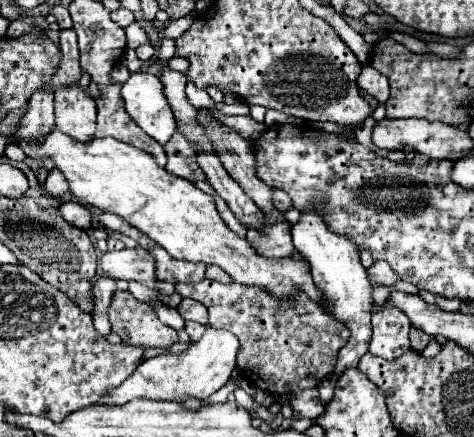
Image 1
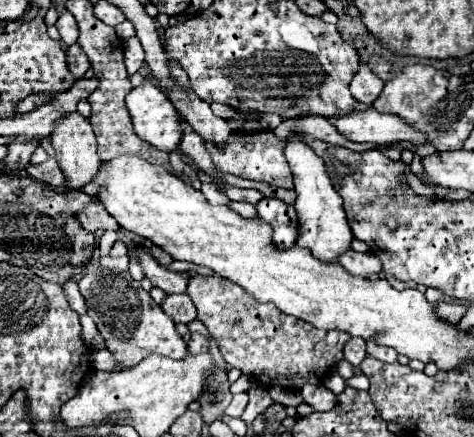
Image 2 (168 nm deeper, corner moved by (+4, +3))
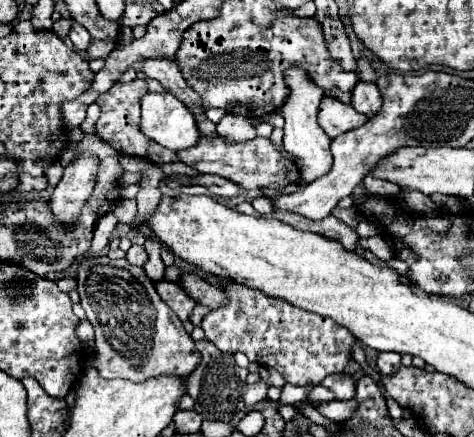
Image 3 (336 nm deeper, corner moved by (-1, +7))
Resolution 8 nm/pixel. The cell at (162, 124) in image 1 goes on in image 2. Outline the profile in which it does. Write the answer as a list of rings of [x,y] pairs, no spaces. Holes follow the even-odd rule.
[[[147,79],[139,87],[131,89],[131,93],[125,97],[125,105],[129,109],[133,129],[143,141],[147,141],[153,147],[157,147],[159,151],[167,151],[167,153],[177,149],[177,145],[179,145],[179,113],[175,111],[173,103],[169,101],[169,97],[161,89],[157,89]]]

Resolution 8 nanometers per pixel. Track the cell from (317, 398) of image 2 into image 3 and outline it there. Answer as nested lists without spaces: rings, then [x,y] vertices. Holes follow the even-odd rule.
[[[332,373],[332,377],[326,377],[322,381],[322,385],[334,391],[340,401],[352,399],[356,393],[356,381],[352,379],[352,375],[346,375],[346,373]]]

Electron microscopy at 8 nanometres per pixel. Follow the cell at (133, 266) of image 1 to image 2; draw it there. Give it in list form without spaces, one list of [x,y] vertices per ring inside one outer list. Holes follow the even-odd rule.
[[[133,247],[129,253],[137,257],[145,277],[153,283],[153,287],[159,287],[165,293],[185,293],[187,281],[189,281],[189,277],[185,273],[173,273],[173,271],[165,269],[163,265],[159,265],[155,261],[155,257],[145,247]]]

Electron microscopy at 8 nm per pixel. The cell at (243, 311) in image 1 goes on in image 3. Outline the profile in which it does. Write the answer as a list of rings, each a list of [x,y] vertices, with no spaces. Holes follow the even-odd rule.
[[[230,283],[222,287],[222,291],[230,303],[210,311],[202,321],[206,339],[220,351],[242,351],[250,361],[276,367],[292,385],[318,385],[326,375],[342,373],[348,365],[356,339],[348,329],[336,325],[332,319],[308,313],[282,299],[248,289],[246,285]]]

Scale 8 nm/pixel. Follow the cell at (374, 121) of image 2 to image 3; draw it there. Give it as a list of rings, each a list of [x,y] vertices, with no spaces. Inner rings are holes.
[[[324,95],[320,109],[318,109],[318,125],[324,129],[324,133],[334,139],[346,131],[352,131],[360,125],[364,125],[368,121],[368,117],[364,117],[362,113],[356,113],[356,109],[352,109],[352,105],[346,105],[334,97]]]

